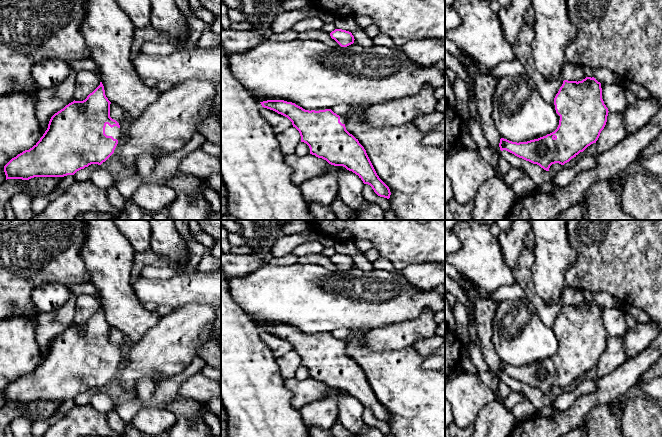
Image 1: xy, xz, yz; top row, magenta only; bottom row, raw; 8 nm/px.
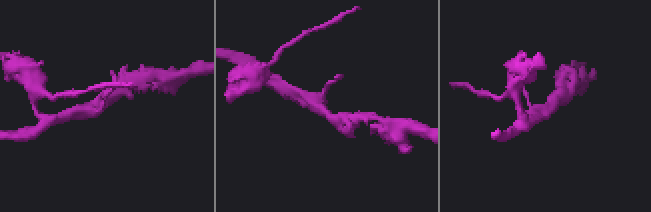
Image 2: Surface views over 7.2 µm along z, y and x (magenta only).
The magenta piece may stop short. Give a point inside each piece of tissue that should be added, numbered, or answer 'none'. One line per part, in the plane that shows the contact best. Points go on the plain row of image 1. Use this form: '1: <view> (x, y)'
1: xy (117, 357)

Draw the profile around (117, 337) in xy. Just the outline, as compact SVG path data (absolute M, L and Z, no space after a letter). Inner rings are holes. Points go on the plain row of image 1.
M113 327L110 328L110 341L119 347L120 352L124 356L124 361L119 366L120 369L123 369L126 366L127 356L130 350L129 341L121 331Z

